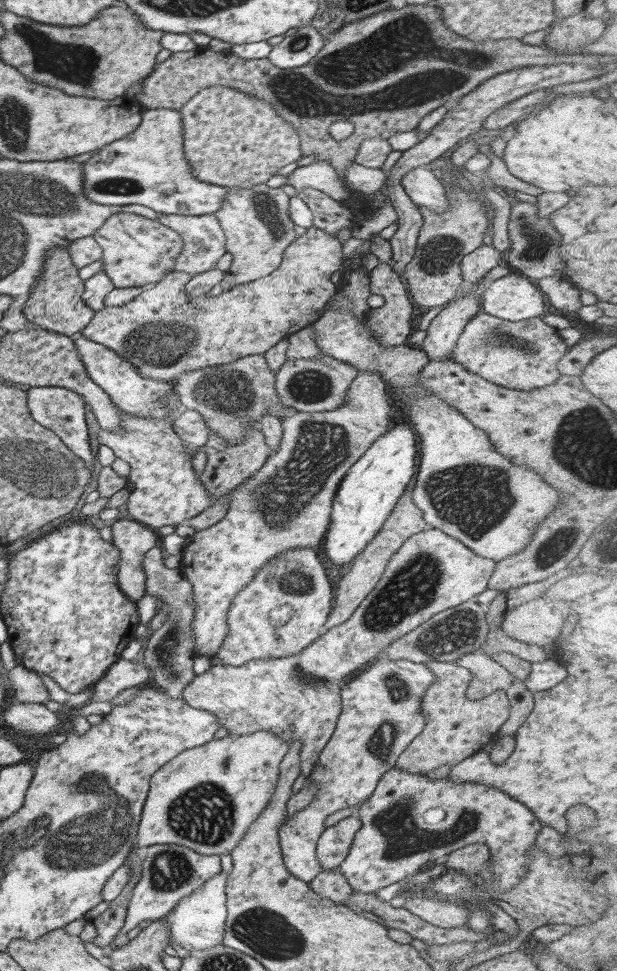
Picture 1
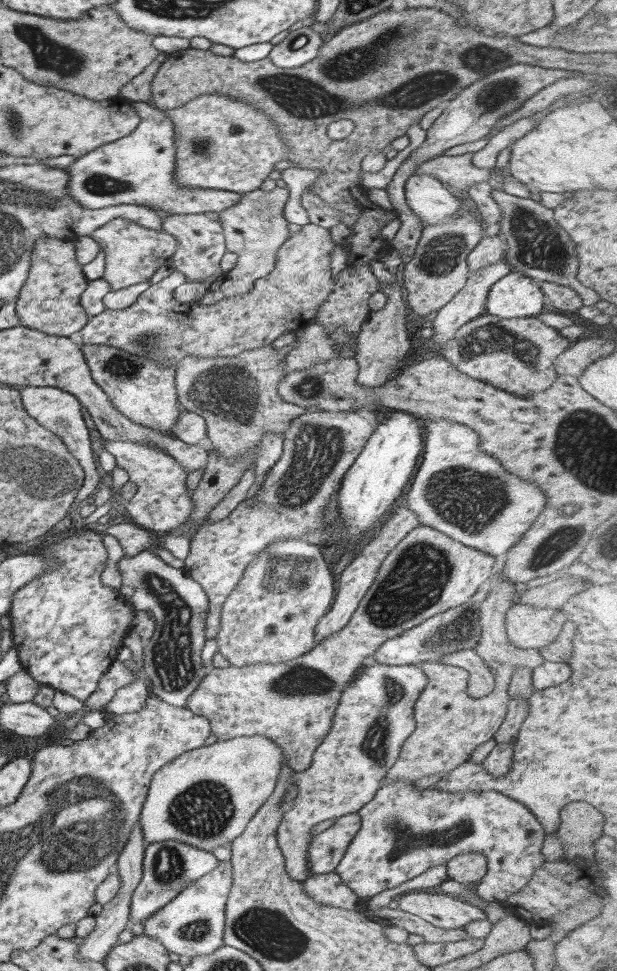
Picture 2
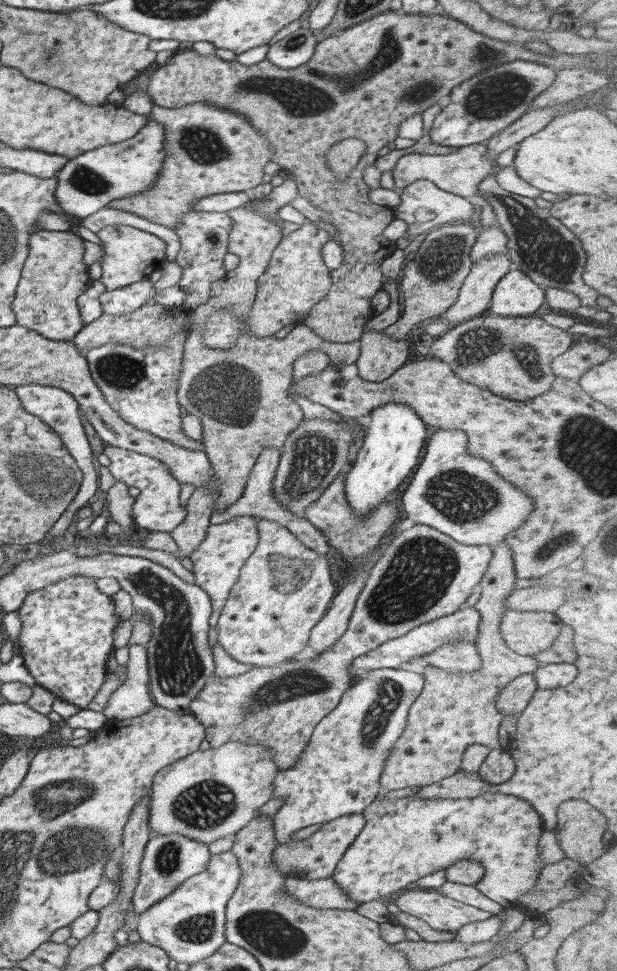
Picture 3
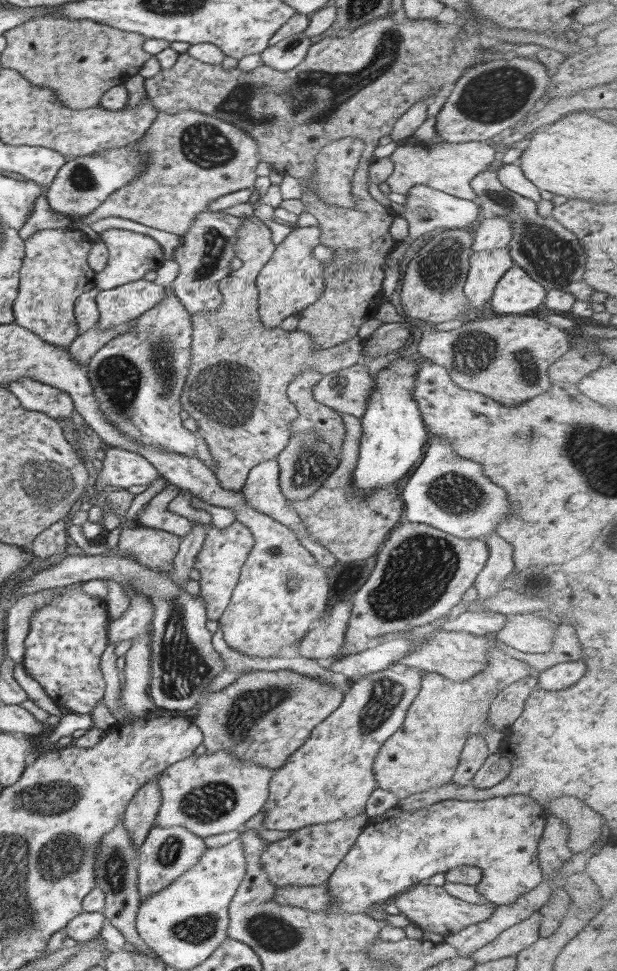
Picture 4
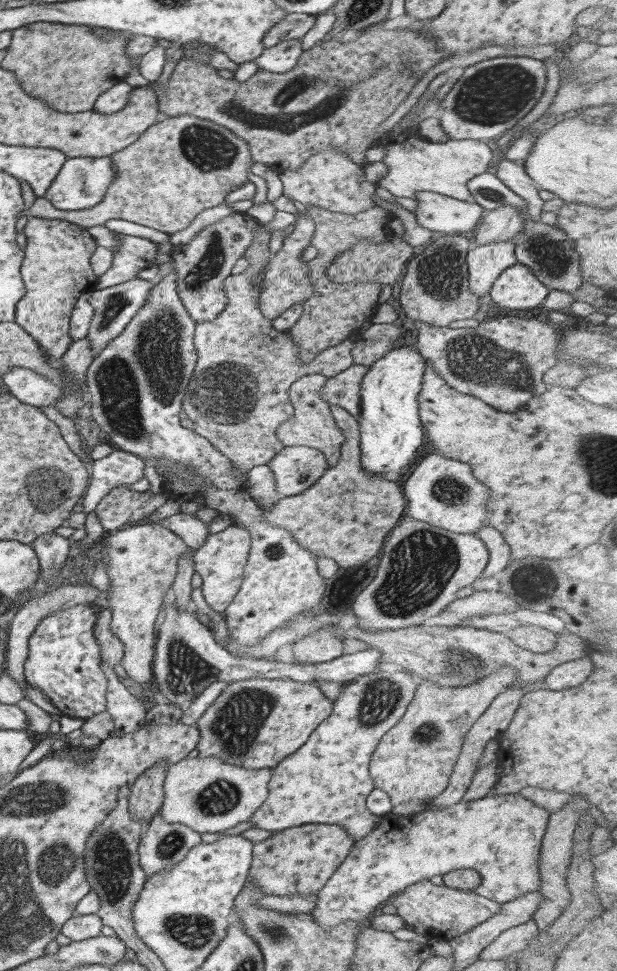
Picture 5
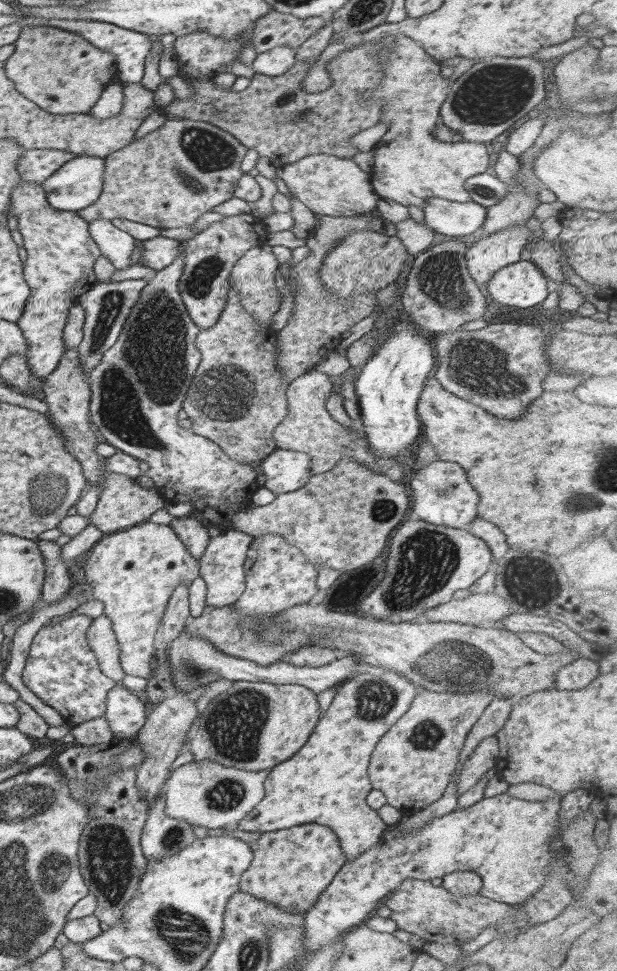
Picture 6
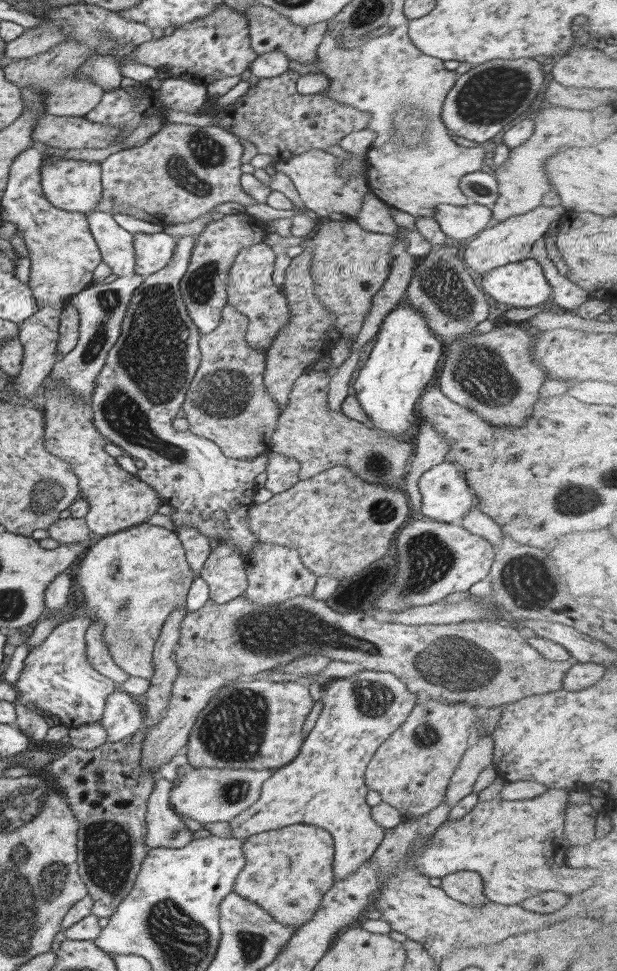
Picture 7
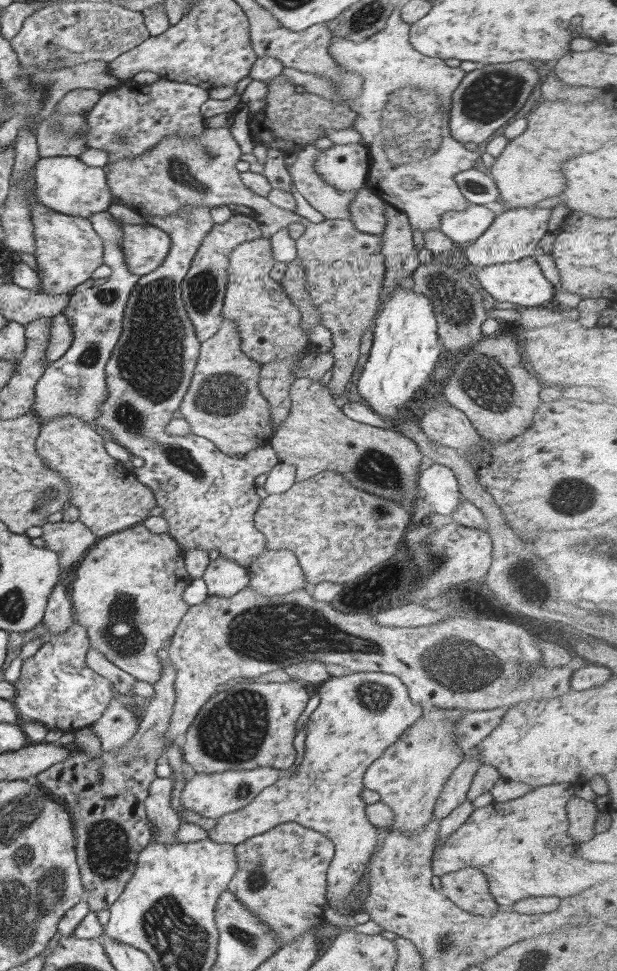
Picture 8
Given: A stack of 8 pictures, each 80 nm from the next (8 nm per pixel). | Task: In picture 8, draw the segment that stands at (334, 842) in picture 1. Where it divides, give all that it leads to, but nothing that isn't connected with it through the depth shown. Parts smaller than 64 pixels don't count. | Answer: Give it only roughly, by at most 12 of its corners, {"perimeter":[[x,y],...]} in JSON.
{"perimeter":[[295,822],[235,845],[226,890],[281,945],[320,924],[331,841]]}

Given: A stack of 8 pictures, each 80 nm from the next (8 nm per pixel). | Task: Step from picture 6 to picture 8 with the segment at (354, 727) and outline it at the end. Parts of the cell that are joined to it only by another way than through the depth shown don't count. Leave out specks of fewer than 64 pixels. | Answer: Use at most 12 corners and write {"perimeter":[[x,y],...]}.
{"perimeter":[[395,675],[323,681],[299,767],[216,820],[237,845],[285,822],[334,847],[342,902],[377,840],[368,766],[422,715]]}

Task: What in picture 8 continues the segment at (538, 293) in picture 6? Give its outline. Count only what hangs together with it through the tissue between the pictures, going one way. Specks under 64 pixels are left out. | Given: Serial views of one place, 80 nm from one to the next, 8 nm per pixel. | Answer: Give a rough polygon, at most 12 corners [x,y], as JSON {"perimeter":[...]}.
{"perimeter":[[533,256],[475,274],[497,302],[548,306],[554,286]]}

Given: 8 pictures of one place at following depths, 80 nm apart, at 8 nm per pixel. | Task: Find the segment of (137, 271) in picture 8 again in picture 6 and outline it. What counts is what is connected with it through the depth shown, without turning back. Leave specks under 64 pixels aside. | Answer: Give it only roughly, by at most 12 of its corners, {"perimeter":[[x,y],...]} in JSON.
{"perimeter":[[163,236],[138,241],[140,265],[155,271],[176,257],[181,243]]}

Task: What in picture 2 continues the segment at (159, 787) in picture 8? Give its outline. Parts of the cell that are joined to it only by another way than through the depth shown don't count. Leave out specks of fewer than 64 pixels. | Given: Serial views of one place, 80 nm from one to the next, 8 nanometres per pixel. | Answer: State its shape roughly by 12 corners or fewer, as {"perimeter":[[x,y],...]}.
{"perimeter":[[177,840],[147,845],[130,898],[141,922],[218,860]]}

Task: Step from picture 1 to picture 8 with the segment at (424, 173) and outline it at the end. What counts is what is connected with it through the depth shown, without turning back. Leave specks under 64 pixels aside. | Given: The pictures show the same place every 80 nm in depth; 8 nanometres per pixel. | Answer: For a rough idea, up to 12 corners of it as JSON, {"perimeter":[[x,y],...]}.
{"perimeter":[[469,204],[444,212],[438,230],[453,242],[472,243],[493,213]]}

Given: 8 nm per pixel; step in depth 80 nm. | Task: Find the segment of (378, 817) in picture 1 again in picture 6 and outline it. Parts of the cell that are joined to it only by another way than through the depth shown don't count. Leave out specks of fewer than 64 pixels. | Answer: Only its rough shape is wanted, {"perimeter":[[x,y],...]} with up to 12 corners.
{"perimeter":[[506,793],[347,860],[304,914],[312,954],[406,878],[455,871],[519,905],[546,882],[561,795]]}

